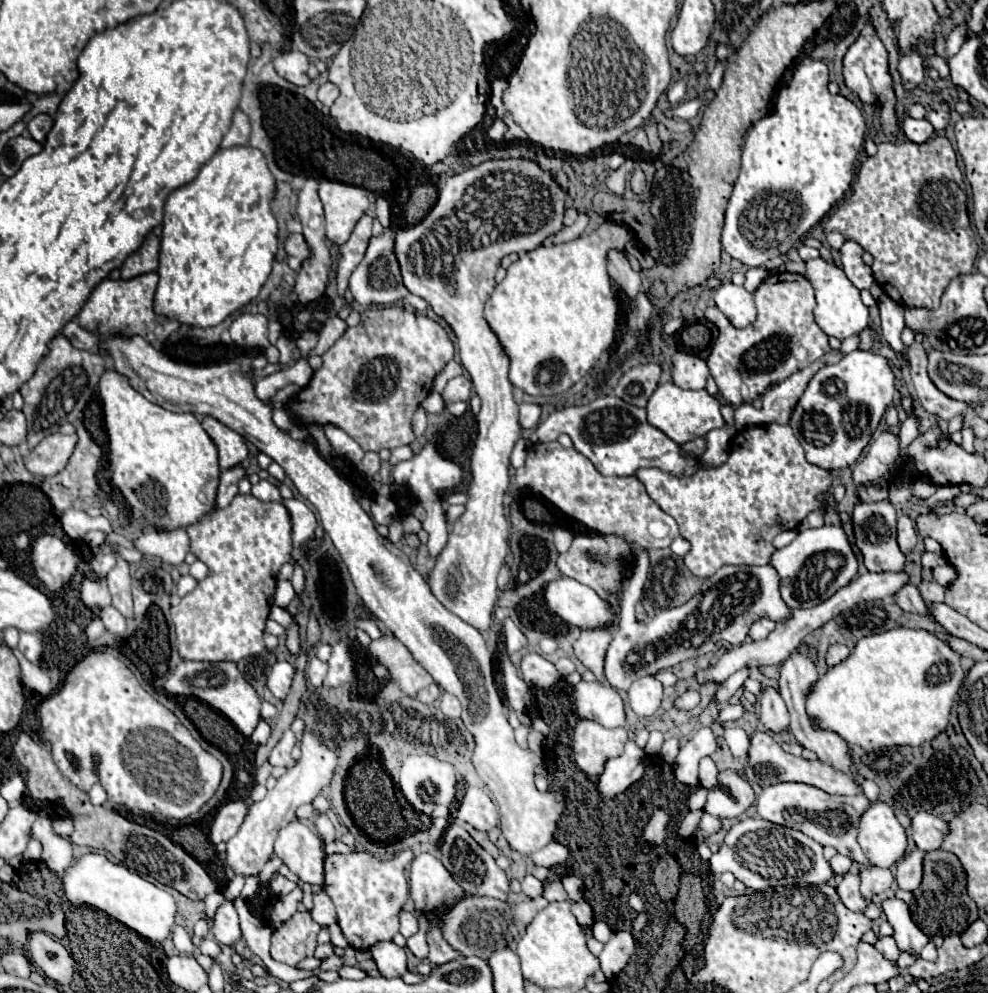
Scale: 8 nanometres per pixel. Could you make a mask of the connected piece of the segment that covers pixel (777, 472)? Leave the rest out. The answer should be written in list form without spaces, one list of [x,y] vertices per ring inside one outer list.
[[[778,423],[742,429],[736,433],[730,447],[730,459],[722,467],[698,469],[696,475],[680,479],[660,469],[640,469],[636,475],[660,509],[676,519],[680,535],[690,541],[692,549],[684,557],[684,563],[696,577],[702,579],[712,577],[722,565],[766,565],[772,553],[772,539],[782,529],[796,529],[808,513],[820,509],[822,503],[818,501],[818,495],[828,493],[832,485],[828,471],[810,465],[804,459],[804,449],[794,437],[790,425]]]

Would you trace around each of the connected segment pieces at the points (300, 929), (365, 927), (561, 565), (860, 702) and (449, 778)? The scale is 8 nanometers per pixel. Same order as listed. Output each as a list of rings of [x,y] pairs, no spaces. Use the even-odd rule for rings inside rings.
[[[294,913],[274,935],[270,955],[286,965],[296,965],[298,961],[312,957],[316,949],[316,935],[320,925],[312,921],[310,913]]]
[[[334,853],[326,857],[324,891],[336,907],[338,925],[350,947],[366,951],[378,941],[392,941],[392,937],[398,933],[398,915],[408,899],[404,865],[408,865],[410,859],[410,853],[402,853],[402,859],[390,861],[378,861],[370,853]]]
[[[578,535],[572,541],[570,549],[558,555],[556,567],[562,571],[562,575],[592,587],[600,597],[616,605],[622,593],[622,561],[630,555],[630,549],[632,545],[616,535]]]
[[[896,627],[878,635],[862,637],[846,661],[828,667],[806,697],[806,713],[816,729],[834,731],[850,745],[860,745],[866,751],[894,745],[914,747],[932,741],[942,729],[946,729],[962,679],[964,671],[960,667],[960,655],[954,653],[948,643],[922,629]]]
[[[410,755],[400,769],[400,791],[410,801],[414,811],[432,815],[436,805],[450,805],[454,799],[456,775],[452,765],[438,761],[430,755]],[[430,783],[434,787],[432,805],[426,805],[420,797],[420,789]]]

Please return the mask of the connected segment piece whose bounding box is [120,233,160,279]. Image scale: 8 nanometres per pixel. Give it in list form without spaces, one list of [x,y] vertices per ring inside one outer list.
[[[150,233],[138,251],[134,251],[122,265],[122,279],[132,279],[150,271],[156,271],[158,267],[158,251],[160,251],[160,239]]]

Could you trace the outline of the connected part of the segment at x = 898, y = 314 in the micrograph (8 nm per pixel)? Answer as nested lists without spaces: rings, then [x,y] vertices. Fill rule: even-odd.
[[[882,293],[882,297],[878,299],[878,309],[880,309],[880,317],[882,317],[882,337],[890,343],[890,347],[902,355],[902,361],[908,367],[906,361],[906,347],[900,341],[900,333],[906,327],[904,325],[904,309],[892,301],[886,293]]]

